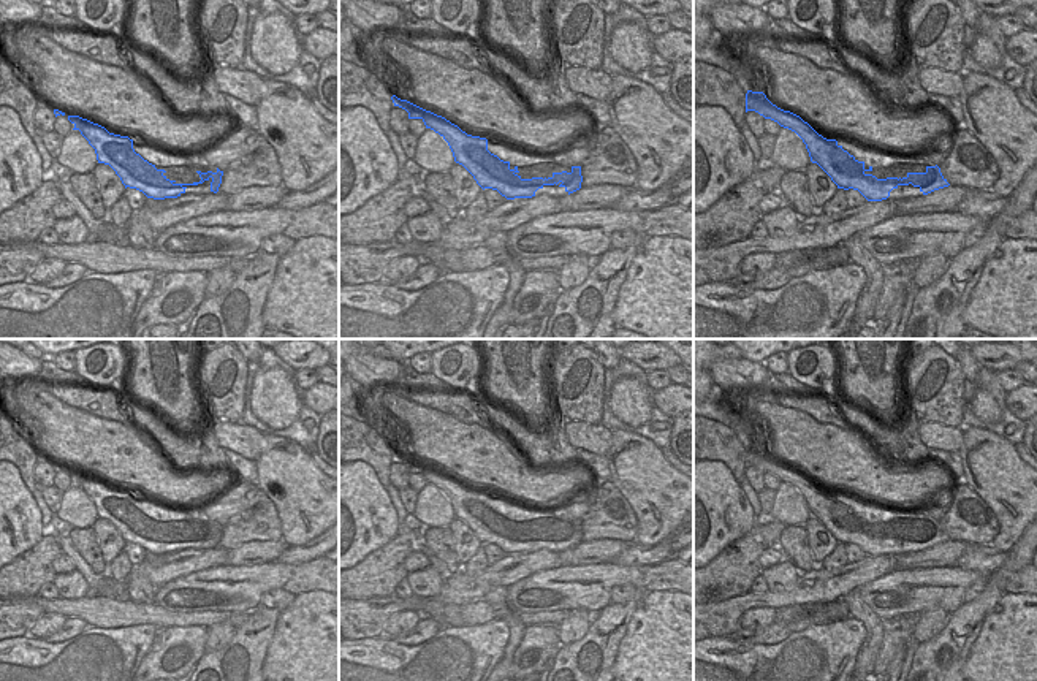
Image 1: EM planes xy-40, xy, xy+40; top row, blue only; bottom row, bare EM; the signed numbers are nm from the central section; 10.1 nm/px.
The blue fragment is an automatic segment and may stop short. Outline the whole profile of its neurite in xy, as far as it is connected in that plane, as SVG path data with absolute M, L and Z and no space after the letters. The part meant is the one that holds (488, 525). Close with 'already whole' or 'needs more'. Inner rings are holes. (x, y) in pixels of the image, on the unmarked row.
M393 450L391 455L394 461L408 467L408 474L421 474L426 483L439 488L448 497L454 516L462 519L483 545L492 543L507 554L515 554L532 553L535 546L545 540L556 538L564 542L568 550L581 543L581 521L572 521L570 527L553 527L548 534L522 534L518 529L518 521L511 524L510 516L503 516L488 505L486 493L467 489L445 472L426 466L407 455L401 455L396 450Z | already whole

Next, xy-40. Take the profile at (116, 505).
M68 470L68 475L74 480L73 485L79 485L95 504L98 518L109 519L120 532L125 543L136 543L147 553L165 554L177 553L185 548L188 540L198 540L211 534L211 546L218 546L223 531L223 526L218 523L215 527L196 526L201 532L199 537L177 538L165 531L165 524L157 524L155 519L136 508L133 504L133 494L128 491L109 488L104 481L79 470Z | already whole

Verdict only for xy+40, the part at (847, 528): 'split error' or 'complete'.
complete

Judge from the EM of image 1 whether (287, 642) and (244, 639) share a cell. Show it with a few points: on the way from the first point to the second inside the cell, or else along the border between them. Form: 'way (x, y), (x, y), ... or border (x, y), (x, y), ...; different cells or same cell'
border (279, 612), (274, 634), (262, 664); different cells

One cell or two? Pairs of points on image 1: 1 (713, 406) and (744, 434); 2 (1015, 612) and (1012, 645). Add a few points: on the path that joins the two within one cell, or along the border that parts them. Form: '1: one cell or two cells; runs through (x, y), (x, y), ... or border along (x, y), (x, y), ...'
1: one cell; runs through (721, 407), (740, 426)
2: one cell; runs through (1015, 620), (1015, 637)

